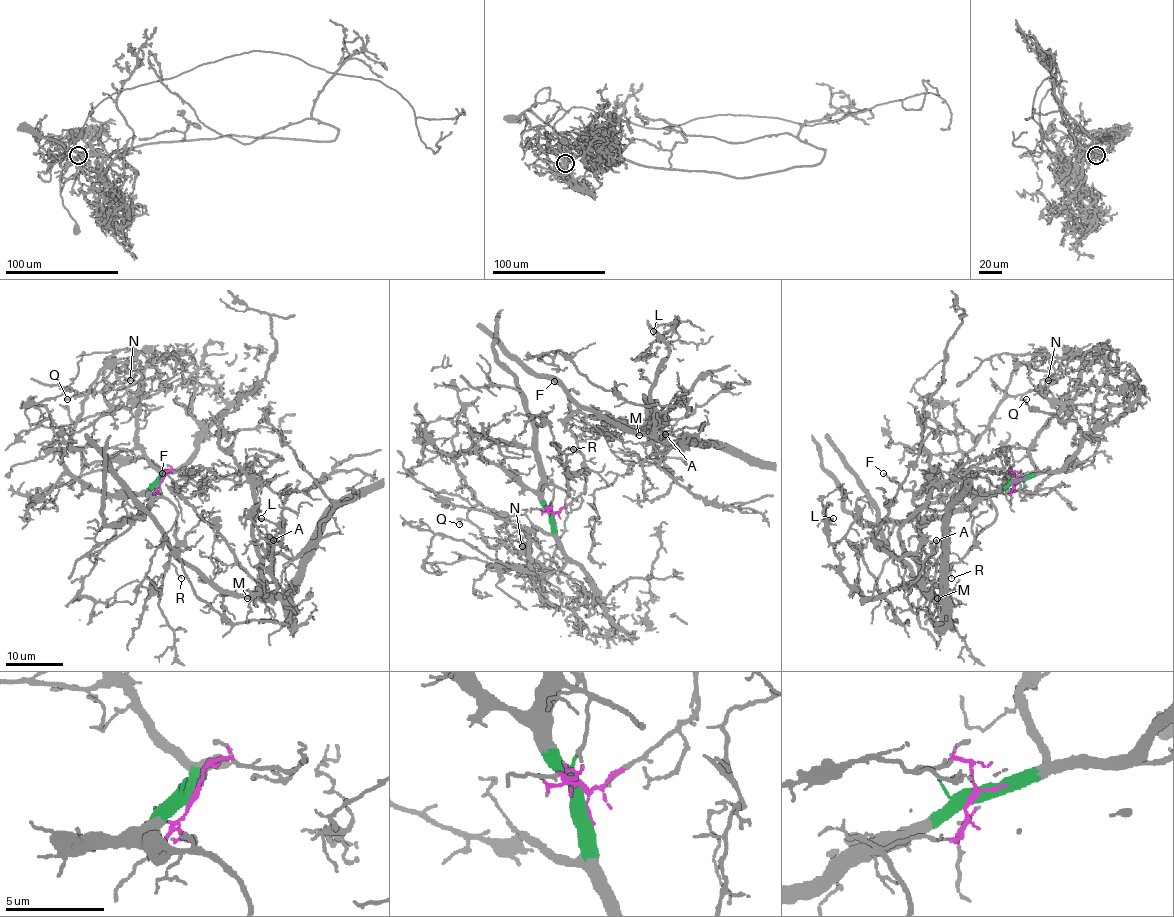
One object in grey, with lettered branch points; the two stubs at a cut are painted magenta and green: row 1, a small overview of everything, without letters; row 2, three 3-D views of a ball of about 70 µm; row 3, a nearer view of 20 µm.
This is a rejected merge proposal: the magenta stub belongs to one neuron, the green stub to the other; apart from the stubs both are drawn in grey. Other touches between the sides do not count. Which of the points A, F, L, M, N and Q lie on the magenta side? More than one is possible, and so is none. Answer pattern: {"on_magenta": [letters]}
{"on_magenta": ["A", "F", "L", "M"]}

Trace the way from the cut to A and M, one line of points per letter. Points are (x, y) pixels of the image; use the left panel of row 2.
A: (161, 480), (169, 470), (192, 470), (174, 490), (217, 530), (259, 584), (273, 580), (273, 539)
M: (161, 480), (169, 470), (192, 470), (174, 490), (217, 530), (262, 587), (259, 597), (247, 598)

